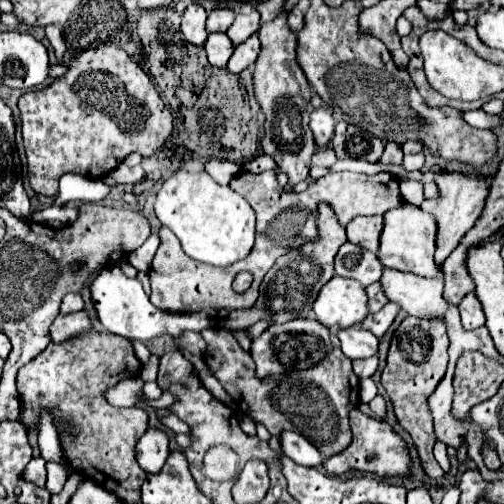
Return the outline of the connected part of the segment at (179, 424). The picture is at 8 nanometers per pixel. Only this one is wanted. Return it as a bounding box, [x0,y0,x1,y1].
[162,415,190,435]

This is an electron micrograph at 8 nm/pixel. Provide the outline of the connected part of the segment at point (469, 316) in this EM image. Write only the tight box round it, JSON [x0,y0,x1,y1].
[458,293,484,329]

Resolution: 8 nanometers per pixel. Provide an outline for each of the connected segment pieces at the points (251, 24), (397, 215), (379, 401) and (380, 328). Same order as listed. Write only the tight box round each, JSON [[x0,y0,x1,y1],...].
[[226,11,260,45],[378,203,442,277],[368,395,386,419],[362,303,400,339]]

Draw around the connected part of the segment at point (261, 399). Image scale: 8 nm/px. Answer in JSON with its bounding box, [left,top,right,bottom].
[202,327,360,459]

